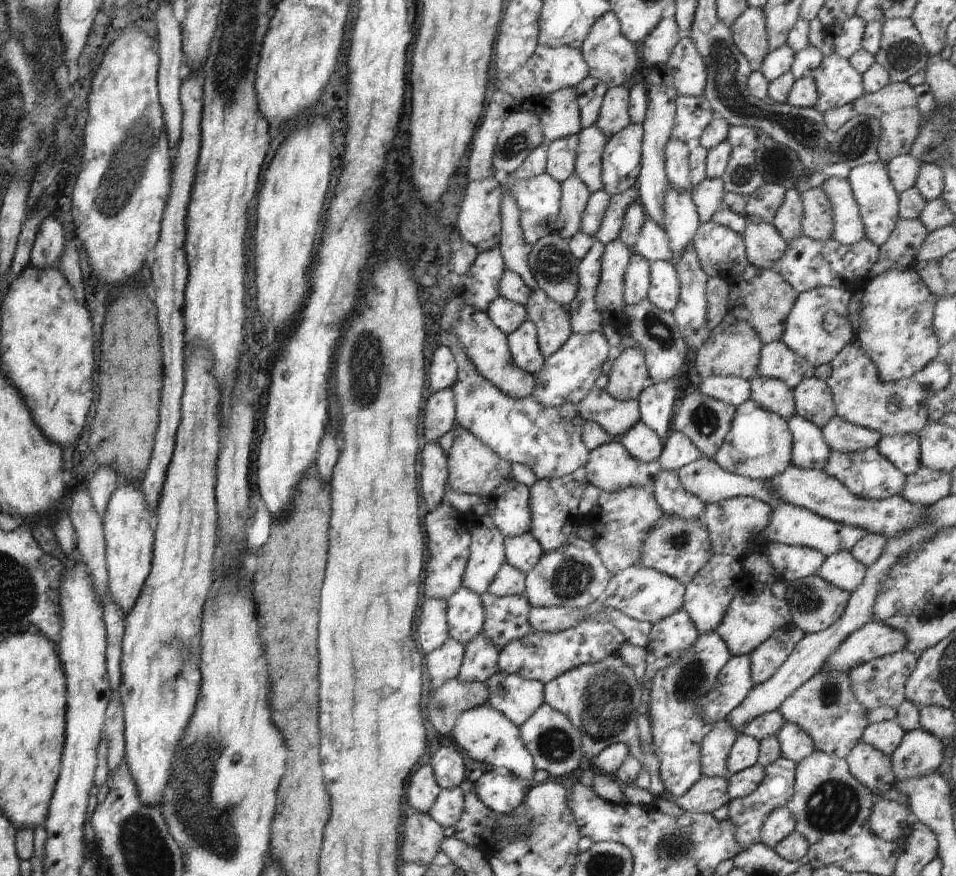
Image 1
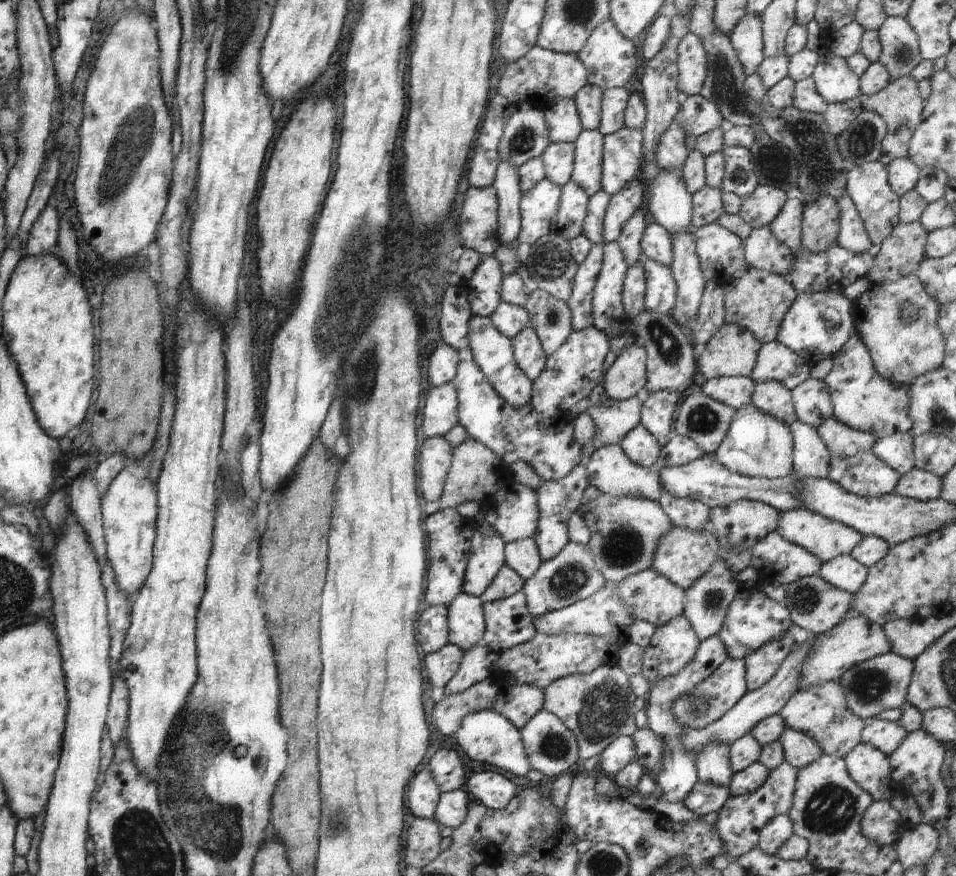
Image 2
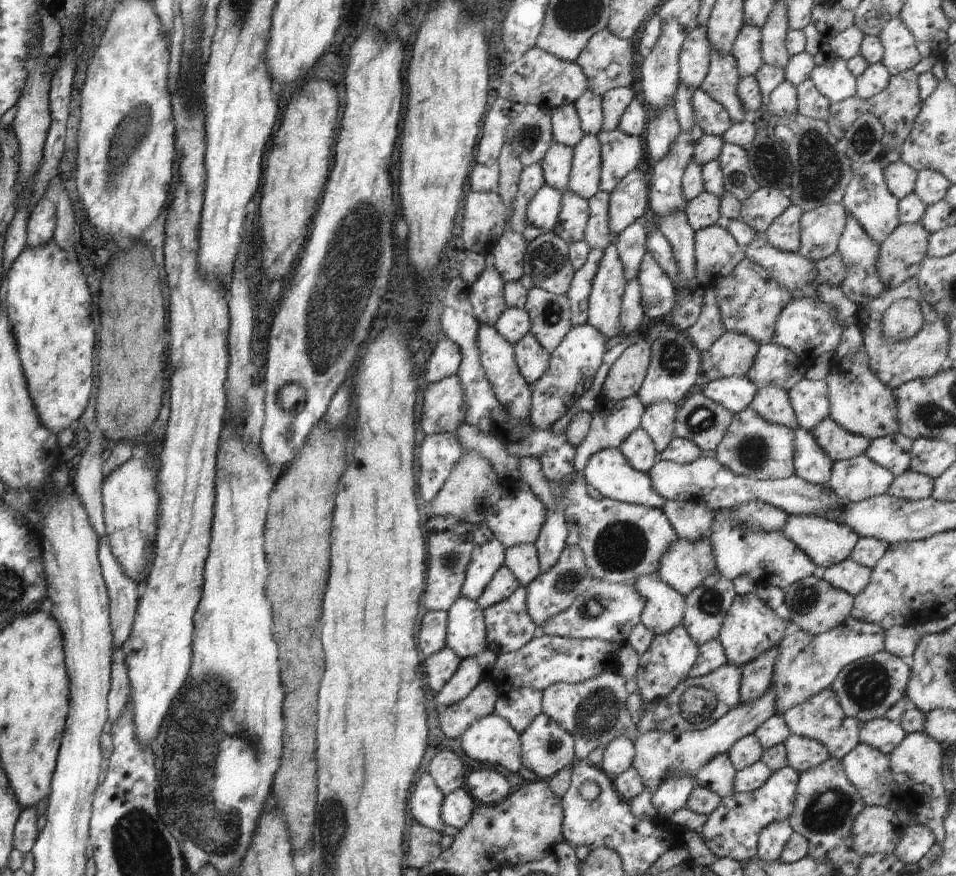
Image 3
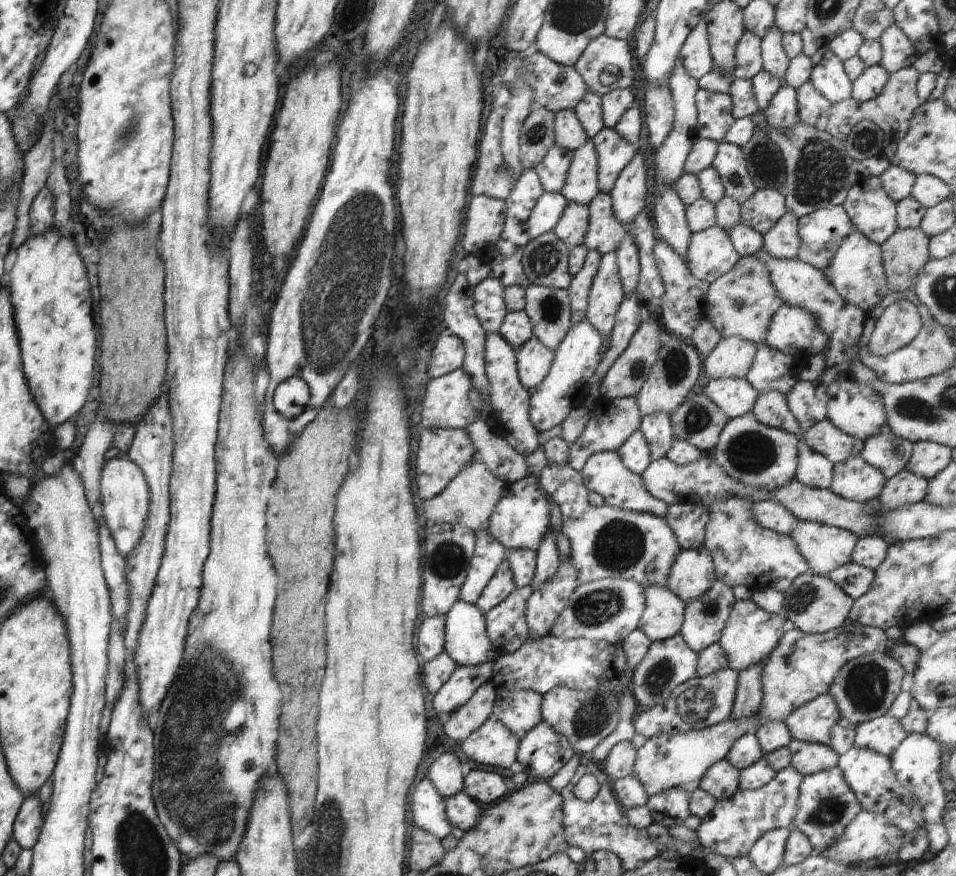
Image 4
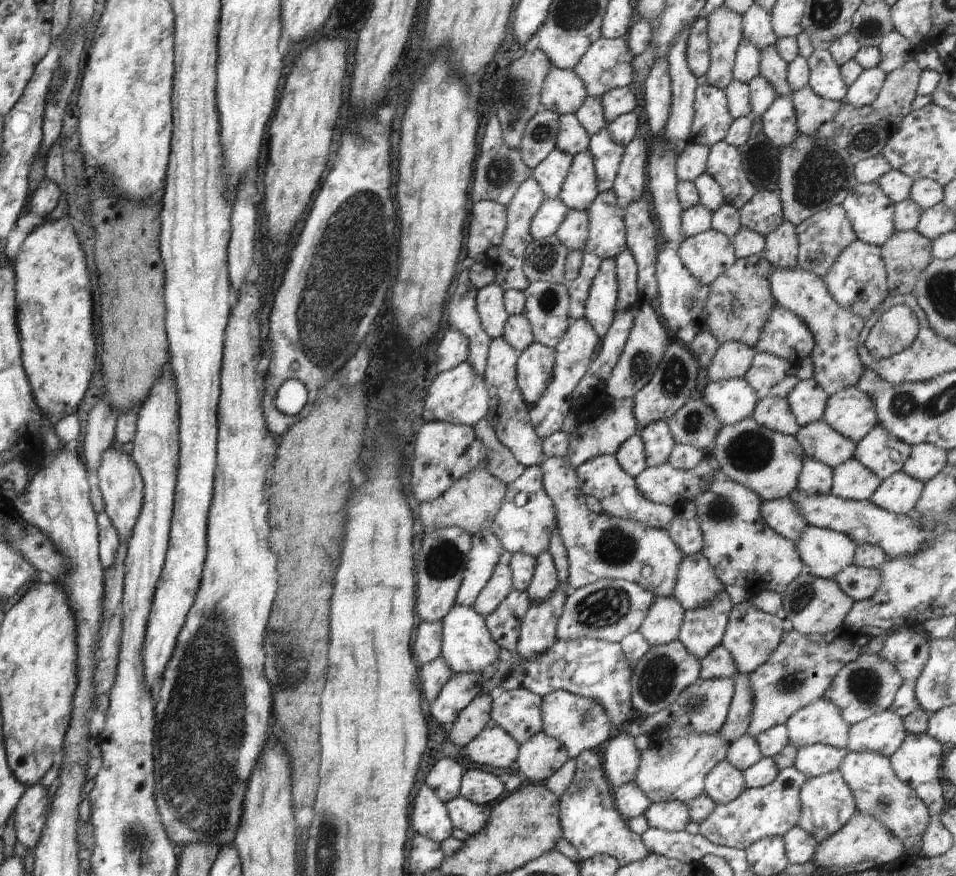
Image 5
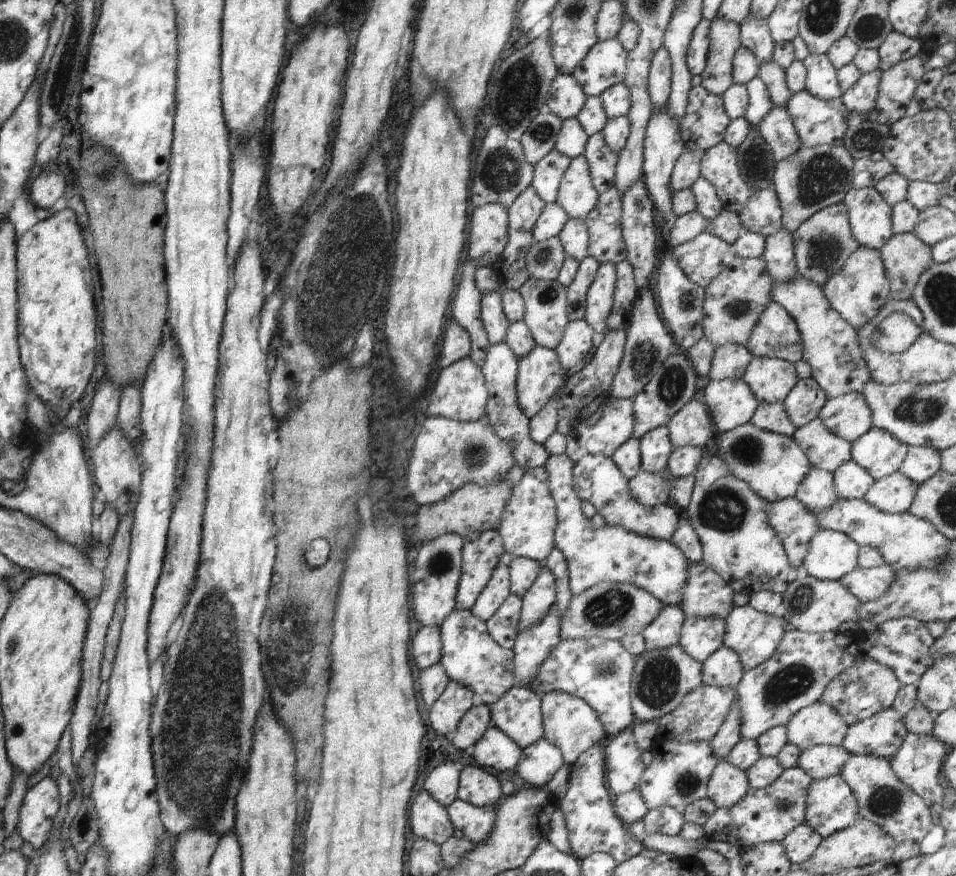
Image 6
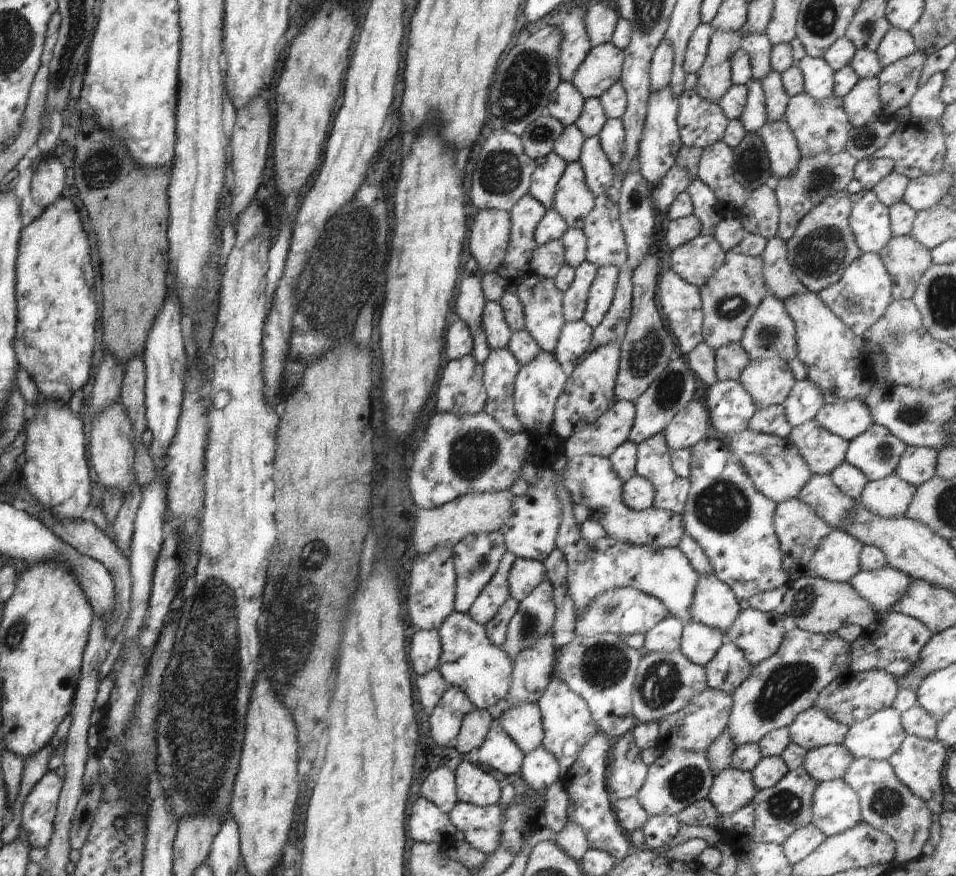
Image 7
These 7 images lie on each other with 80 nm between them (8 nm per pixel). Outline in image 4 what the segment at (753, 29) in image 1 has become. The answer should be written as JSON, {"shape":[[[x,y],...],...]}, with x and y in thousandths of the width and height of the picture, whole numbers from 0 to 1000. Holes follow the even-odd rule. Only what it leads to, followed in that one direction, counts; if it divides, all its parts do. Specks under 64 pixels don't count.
{"shape":[[[778,35],[769,55],[767,88],[786,90],[798,79],[796,43],[785,35]]]}

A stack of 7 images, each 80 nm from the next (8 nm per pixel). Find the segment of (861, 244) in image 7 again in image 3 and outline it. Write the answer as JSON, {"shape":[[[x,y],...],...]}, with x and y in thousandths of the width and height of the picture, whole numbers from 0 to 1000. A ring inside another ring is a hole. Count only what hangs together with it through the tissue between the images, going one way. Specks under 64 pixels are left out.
{"shape":[[[919,185],[904,186],[899,194],[892,196],[891,205],[880,232],[884,235],[887,244],[897,252],[902,263],[905,263],[906,267],[919,280],[942,256],[940,228],[929,217],[925,195]]]}

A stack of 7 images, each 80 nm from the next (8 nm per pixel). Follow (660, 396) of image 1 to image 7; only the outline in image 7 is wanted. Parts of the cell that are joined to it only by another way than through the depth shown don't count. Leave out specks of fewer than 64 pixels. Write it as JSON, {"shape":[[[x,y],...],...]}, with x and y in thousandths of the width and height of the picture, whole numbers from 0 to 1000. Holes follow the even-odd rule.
{"shape":[[[688,493],[666,508],[665,541],[684,555],[683,580],[714,587],[723,551],[709,545],[702,534],[702,515],[695,493]]]}

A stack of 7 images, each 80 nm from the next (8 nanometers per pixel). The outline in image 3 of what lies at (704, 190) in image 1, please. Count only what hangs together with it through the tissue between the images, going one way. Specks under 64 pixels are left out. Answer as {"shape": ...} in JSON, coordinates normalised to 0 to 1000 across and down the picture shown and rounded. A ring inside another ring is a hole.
{"shape":[[[738,218],[720,229],[715,243],[724,263],[729,264],[749,257],[754,247],[752,235],[753,227]]]}

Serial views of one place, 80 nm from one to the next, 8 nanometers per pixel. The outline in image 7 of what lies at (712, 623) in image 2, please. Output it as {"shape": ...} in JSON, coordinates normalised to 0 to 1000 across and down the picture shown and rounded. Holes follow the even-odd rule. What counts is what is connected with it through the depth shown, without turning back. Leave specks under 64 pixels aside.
{"shape":[[[722,710],[712,724],[712,744],[731,760],[738,760],[757,735],[755,721],[749,717]]]}

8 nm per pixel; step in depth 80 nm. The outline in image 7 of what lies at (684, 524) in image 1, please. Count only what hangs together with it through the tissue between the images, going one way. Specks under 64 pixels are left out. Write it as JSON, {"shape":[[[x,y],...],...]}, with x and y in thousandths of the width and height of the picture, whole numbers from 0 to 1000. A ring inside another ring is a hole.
{"shape":[[[744,653],[730,655],[730,664],[724,680],[724,709],[749,717],[757,727],[775,696],[768,676]]]}

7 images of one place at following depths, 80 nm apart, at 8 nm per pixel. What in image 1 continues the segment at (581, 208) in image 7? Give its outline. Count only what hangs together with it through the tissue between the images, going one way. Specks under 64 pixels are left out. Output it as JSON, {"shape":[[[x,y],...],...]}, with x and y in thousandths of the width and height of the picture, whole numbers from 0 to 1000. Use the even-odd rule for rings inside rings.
{"shape":[[[624,142],[608,147],[604,154],[606,161],[603,168],[601,196],[618,221],[621,221],[631,217],[629,183],[637,158]]]}

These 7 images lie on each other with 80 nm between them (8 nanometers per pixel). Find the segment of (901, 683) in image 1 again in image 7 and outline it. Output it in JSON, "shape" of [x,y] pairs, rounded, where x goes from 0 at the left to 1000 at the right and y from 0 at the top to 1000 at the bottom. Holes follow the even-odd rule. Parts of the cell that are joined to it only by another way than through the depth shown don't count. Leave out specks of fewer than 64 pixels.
{"shape":[[[916,764],[905,767],[886,766],[877,774],[872,774],[856,795],[854,808],[862,811],[868,820],[888,831],[897,823],[905,822],[921,811],[934,807],[941,783],[937,772],[927,765]]]}

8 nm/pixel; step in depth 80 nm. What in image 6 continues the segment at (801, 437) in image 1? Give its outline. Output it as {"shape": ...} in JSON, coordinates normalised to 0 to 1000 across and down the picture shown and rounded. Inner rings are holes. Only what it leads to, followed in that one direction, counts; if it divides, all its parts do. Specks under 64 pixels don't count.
{"shape":[[[847,531],[845,541],[835,555],[832,568],[850,587],[860,587],[878,571],[871,540]]]}

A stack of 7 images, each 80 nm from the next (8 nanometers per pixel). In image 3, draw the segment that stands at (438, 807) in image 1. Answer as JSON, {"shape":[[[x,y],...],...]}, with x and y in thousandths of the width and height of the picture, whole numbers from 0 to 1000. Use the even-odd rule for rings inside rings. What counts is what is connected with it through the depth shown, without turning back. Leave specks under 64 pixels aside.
{"shape":[[[485,900],[476,902],[463,911],[461,935],[467,942],[484,946],[491,939],[498,919],[498,913]]]}

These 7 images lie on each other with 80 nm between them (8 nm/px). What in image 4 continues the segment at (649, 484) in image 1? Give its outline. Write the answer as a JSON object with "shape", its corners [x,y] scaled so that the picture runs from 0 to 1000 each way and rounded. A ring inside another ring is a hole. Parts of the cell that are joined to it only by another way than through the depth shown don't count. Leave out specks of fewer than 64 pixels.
{"shape":[[[634,515],[620,518],[606,537],[614,559],[626,562],[632,570],[634,576],[640,580],[647,580],[654,583],[665,583],[678,586],[687,590],[697,589],[699,576],[681,565],[675,556],[671,542],[663,541],[651,527],[645,515]]]}

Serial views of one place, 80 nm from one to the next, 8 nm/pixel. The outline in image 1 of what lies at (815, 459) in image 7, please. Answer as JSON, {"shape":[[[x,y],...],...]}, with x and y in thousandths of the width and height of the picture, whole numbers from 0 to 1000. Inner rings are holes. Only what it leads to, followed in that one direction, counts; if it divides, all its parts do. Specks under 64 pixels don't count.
{"shape":[[[872,474],[859,492],[864,507],[878,517],[896,517],[914,511],[923,500],[918,492],[895,486],[877,474]]]}

